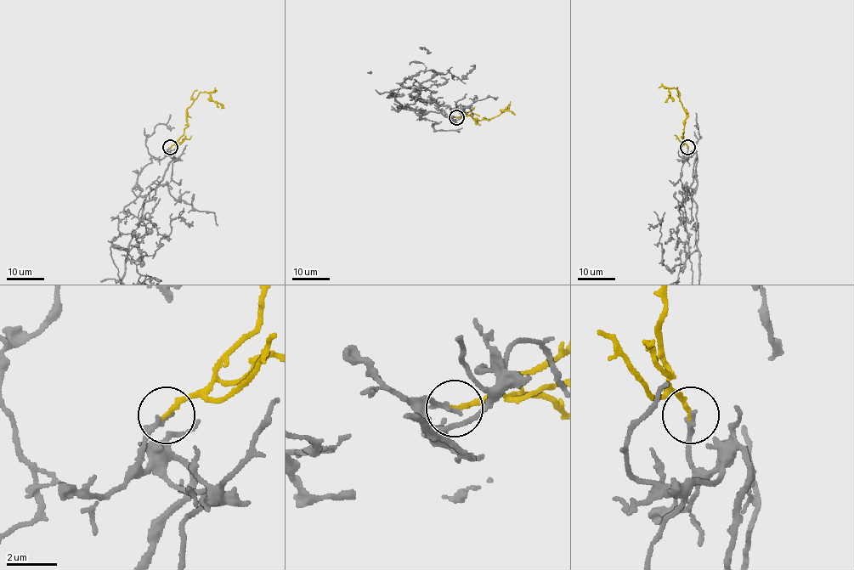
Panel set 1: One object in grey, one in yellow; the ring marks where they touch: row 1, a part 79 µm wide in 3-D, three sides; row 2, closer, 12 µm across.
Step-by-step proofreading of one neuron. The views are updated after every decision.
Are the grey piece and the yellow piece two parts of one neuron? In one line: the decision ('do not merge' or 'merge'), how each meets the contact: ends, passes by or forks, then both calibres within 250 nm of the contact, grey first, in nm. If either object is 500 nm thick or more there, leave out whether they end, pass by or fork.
merge; grey ends; yellow ends; calibres 200 and 180 nm

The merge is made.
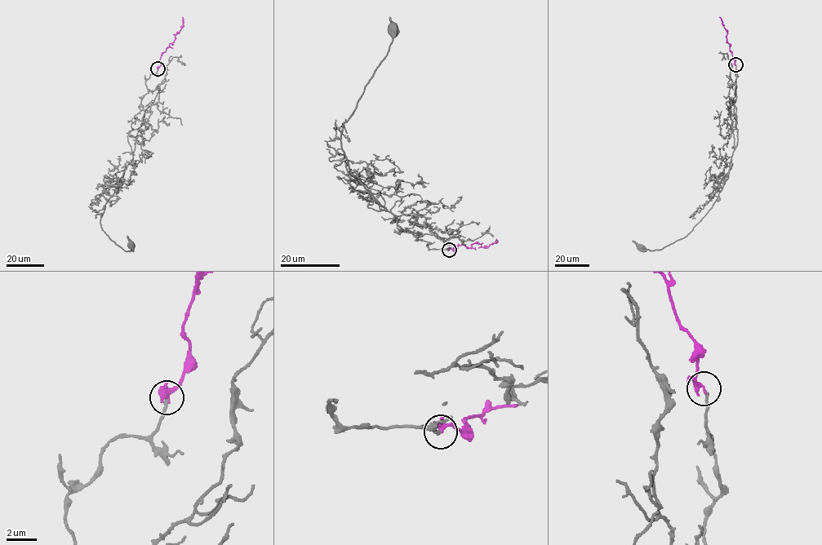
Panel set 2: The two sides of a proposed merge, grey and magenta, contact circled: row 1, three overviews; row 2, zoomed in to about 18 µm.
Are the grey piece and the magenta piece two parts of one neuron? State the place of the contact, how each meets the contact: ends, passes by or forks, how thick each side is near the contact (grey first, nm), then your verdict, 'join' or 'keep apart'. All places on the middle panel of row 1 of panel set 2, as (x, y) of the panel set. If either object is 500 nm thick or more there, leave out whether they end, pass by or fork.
place (449, 250); grey ends; magenta passes by; calibres 150 and 280 nm; join

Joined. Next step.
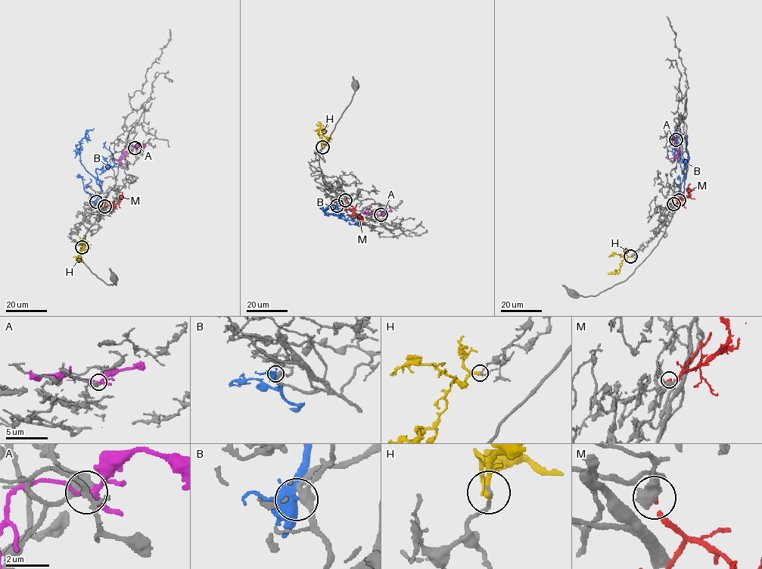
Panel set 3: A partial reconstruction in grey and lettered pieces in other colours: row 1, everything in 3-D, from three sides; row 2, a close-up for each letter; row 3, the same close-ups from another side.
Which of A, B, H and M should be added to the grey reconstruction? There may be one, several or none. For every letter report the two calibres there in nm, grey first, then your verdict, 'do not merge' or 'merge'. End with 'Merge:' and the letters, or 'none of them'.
A: 400 nm thick on the grey side, 200 nm on the other; do not merge
B: 300 nm thick on the grey side, 400 nm on the other; do not merge
H: 140 nm thick on the grey side, 280 nm on the other; do not merge
M: 380 nm thick on the grey side, 170 nm on the other; do not merge
Merge: none of them

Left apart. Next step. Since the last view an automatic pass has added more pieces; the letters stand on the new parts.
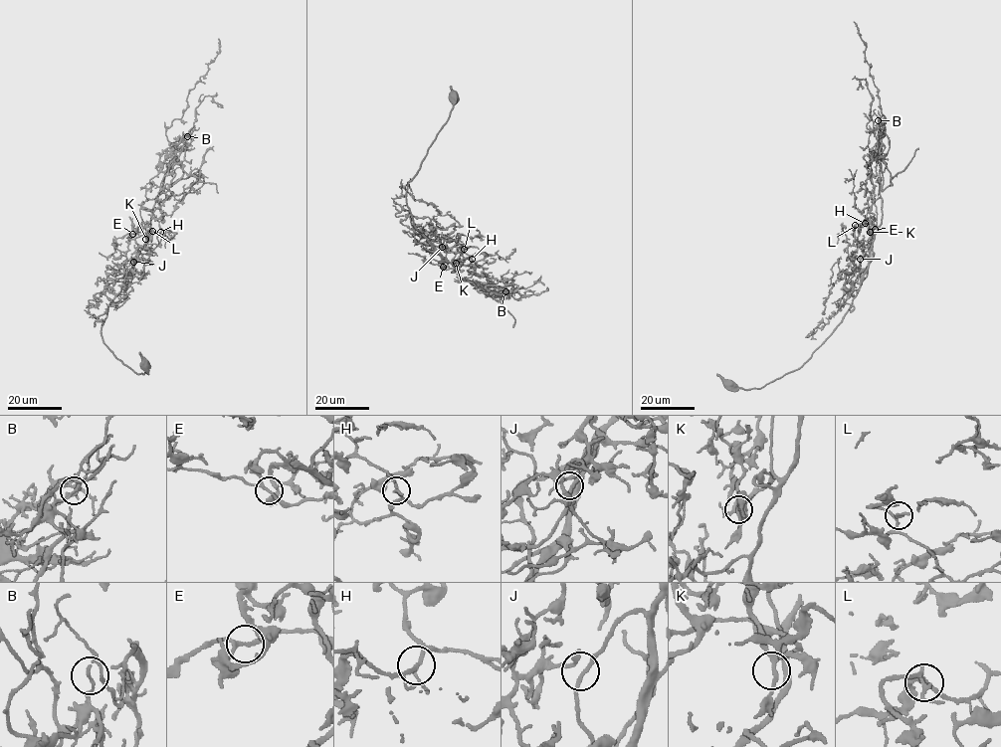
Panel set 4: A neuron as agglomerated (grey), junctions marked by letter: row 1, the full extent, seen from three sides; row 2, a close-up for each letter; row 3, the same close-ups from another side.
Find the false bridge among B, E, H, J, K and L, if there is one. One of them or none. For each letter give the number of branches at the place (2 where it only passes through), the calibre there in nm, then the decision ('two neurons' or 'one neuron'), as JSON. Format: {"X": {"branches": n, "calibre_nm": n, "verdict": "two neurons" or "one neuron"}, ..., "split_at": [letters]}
{"B": {"branches": 3, "calibre_nm": 100, "verdict": "two neurons"}, "E": {"branches": 3, "calibre_nm": 170, "verdict": "one neuron"}, "H": {"branches": 3, "calibre_nm": 140, "verdict": "one neuron"}, "J": {"branches": 3, "calibre_nm": 160, "verdict": "one neuron"}, "K": {"branches": 3, "calibre_nm": 180, "verdict": "one neuron"}, "L": {"branches": 3, "calibre_nm": 150, "verdict": "one neuron"}, "split_at": ["B"]}

